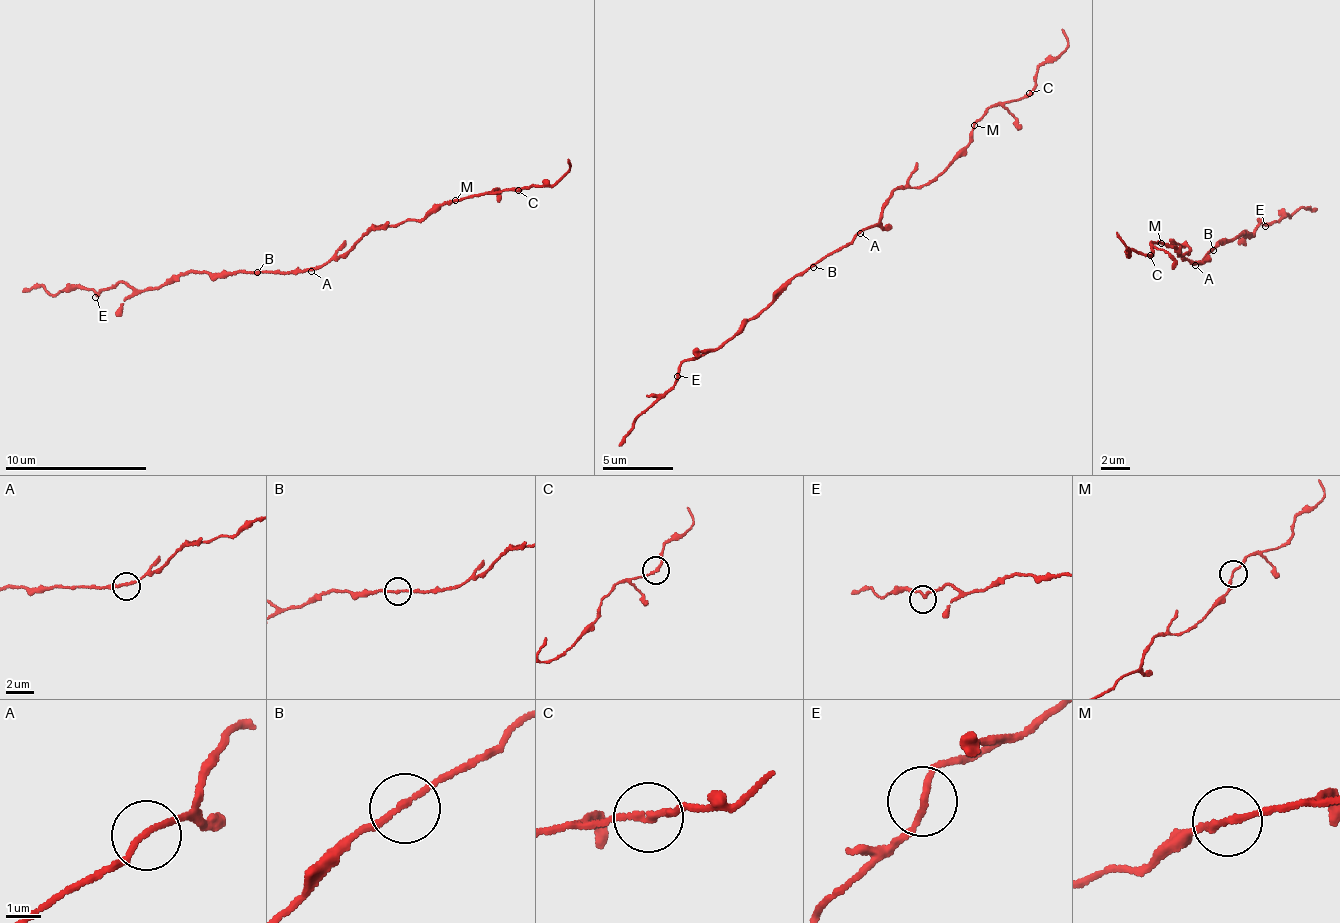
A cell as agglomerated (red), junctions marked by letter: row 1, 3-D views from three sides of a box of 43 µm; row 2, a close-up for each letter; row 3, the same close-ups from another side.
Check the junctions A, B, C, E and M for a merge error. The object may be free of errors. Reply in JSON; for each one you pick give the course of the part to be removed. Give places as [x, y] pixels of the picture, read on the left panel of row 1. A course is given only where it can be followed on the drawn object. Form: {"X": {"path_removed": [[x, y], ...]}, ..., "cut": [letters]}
{"cut": []}

